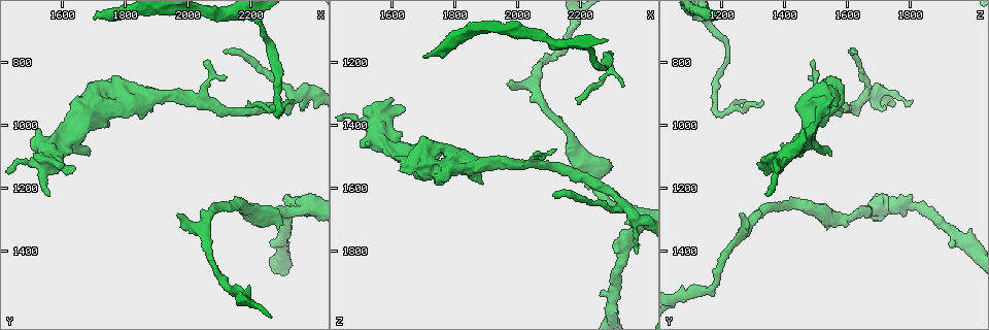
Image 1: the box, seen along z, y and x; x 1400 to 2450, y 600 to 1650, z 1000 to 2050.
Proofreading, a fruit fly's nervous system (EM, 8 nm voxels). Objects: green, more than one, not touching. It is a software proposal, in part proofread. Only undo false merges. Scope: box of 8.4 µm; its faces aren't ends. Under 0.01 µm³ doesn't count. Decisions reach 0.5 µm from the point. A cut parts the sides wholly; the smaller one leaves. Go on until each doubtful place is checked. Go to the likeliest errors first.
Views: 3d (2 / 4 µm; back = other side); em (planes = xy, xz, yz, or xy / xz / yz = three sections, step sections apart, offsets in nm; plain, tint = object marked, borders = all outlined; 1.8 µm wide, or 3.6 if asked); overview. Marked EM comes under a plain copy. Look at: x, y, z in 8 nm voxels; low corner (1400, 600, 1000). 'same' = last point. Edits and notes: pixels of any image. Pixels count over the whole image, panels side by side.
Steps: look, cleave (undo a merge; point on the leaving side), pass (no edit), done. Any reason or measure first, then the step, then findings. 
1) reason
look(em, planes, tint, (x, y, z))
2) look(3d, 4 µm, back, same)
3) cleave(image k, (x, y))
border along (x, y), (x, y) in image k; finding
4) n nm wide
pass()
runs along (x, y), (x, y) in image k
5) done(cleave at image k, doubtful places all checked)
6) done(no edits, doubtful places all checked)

calibre changes
look(em, yz, step 8, tint, (2370, 1245, 1735))

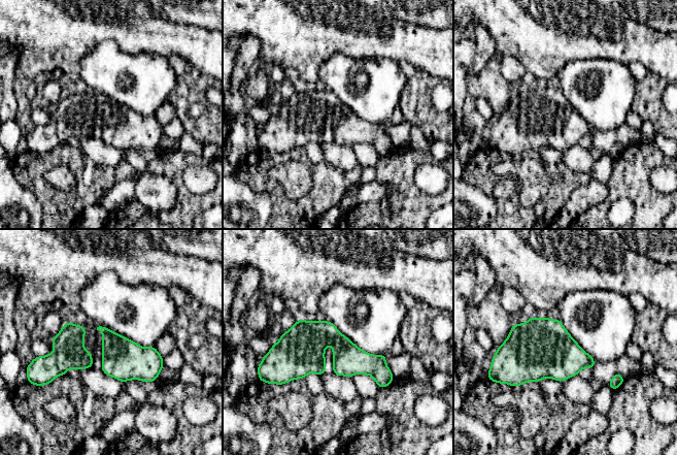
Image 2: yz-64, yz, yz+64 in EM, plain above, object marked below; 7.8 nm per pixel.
look(em, planes, borders, same)

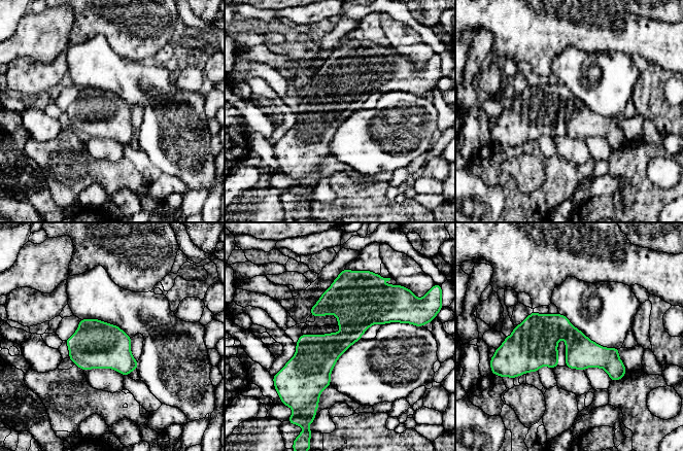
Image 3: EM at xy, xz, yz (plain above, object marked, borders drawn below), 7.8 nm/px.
pass()
all the same cell

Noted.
thick turns thin
look(3d, 4 µm, (1775, 910, 1530))

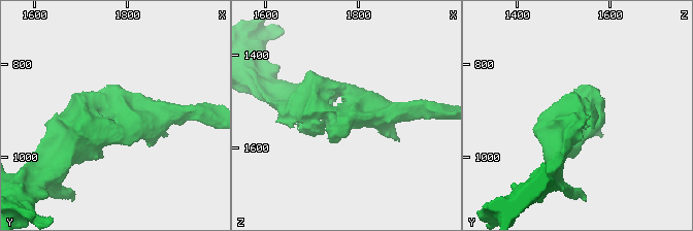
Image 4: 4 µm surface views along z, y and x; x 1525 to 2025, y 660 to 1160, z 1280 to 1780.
need the tissue
look(em, 3.6 µm, xy, step 16, tint, (1775, 910, 1530))

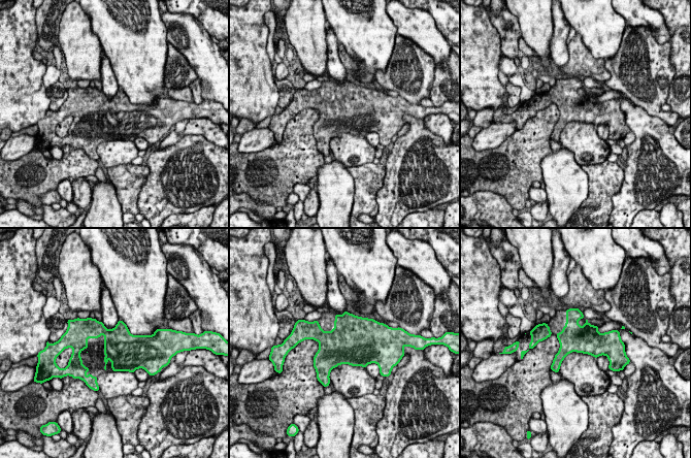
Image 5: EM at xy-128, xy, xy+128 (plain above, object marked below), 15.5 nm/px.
cut it another way
look(em, 3.6 µm, planes, tint, same)

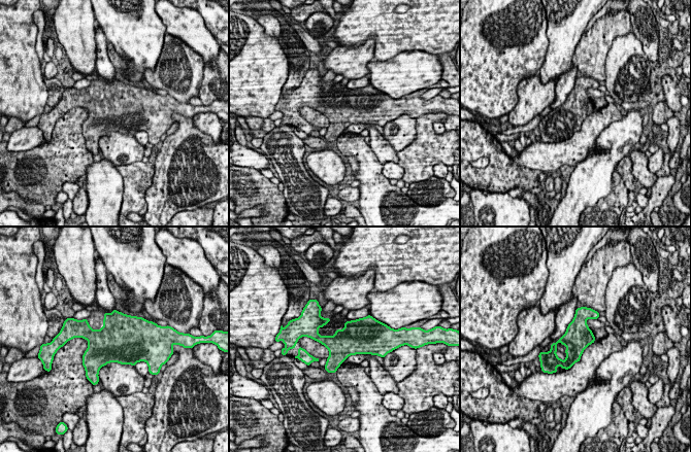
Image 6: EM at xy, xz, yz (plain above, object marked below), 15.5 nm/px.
pass()
continuous, no second cell

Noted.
thick turns thin
look(3d, 4 µm, (1685, 975, 1480))

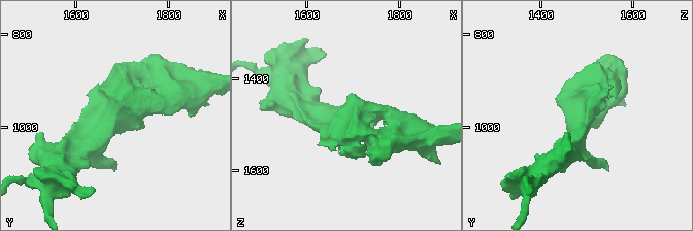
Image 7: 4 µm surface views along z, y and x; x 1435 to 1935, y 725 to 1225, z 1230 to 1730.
look(em, planes, tint, (1680, 970, 1485))

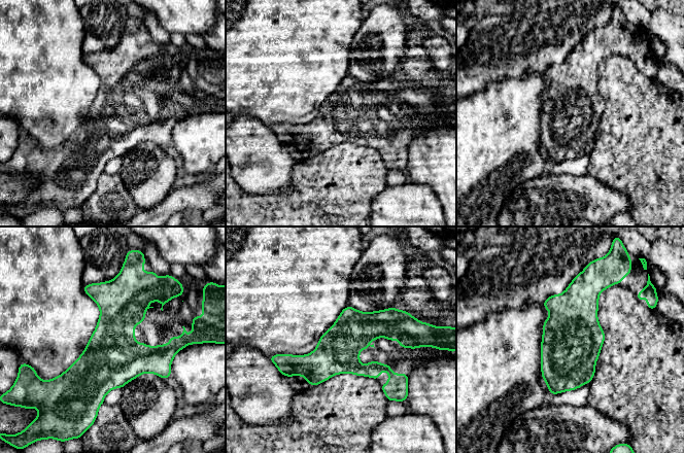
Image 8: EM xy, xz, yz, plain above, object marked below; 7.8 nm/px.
pass()
runs along (403, 337), (356, 329), (323, 362), (281, 357) in image 8; continuous, no second cell

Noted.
abrupt turn
look(em, xz, step 8, tint, (2280, 940, 1175))

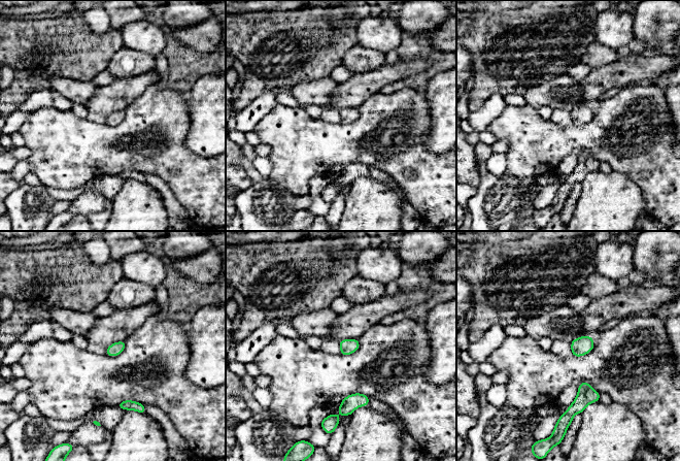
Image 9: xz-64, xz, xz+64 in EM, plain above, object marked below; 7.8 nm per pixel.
cut it another way
look(em, planes, tint, same)

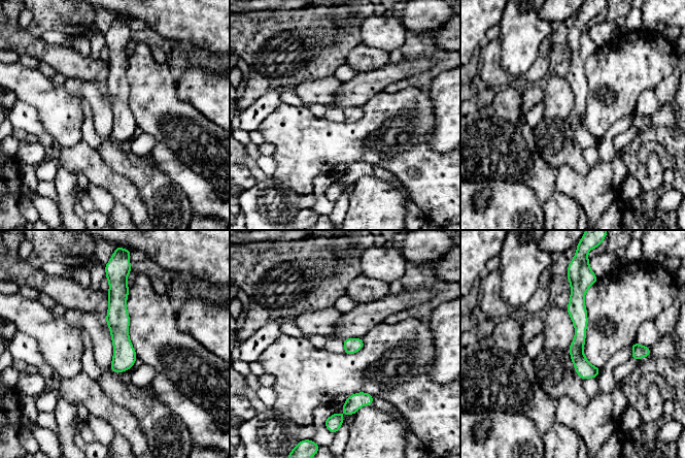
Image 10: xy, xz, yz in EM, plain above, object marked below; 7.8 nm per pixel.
pass()
runs along (581, 284), (578, 358), (586, 375) in image 10; continuous, no second cell

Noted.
abrupt turn
look(3d, 2 µm, (1555, 1105, 1400))

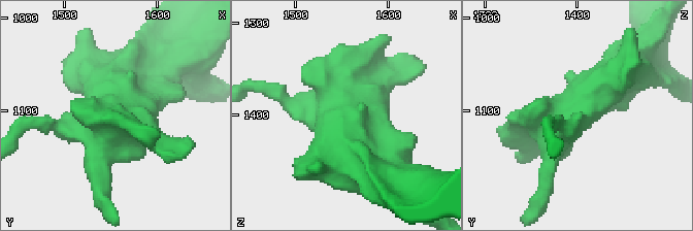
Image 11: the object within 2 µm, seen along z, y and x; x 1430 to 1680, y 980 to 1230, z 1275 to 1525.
look(em, planes, borders, (1546, 1102, 1400))

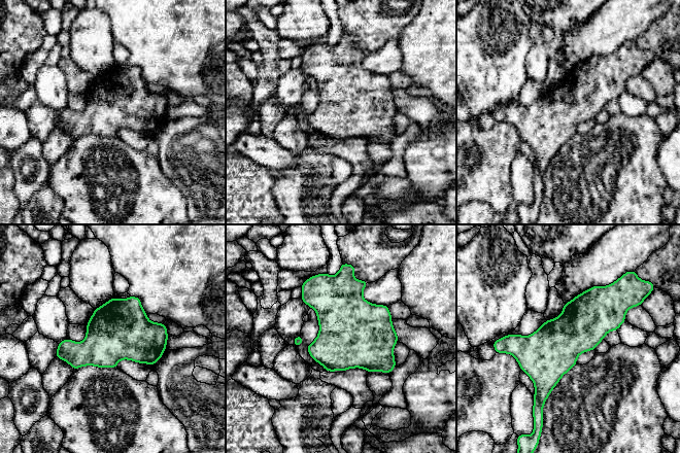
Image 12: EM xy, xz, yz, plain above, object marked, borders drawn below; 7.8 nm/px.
380 nm wide
pass()
all the same cell

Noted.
done(no edits, doubtful places all checked)

